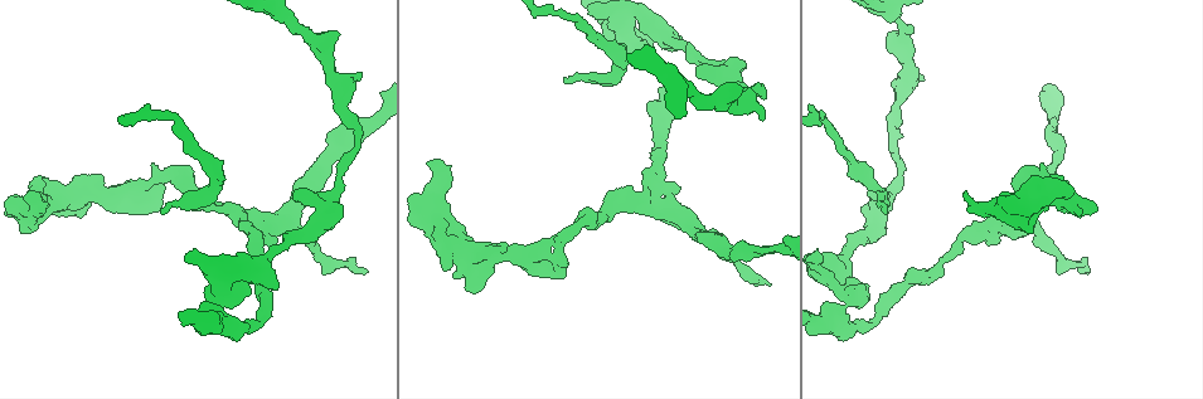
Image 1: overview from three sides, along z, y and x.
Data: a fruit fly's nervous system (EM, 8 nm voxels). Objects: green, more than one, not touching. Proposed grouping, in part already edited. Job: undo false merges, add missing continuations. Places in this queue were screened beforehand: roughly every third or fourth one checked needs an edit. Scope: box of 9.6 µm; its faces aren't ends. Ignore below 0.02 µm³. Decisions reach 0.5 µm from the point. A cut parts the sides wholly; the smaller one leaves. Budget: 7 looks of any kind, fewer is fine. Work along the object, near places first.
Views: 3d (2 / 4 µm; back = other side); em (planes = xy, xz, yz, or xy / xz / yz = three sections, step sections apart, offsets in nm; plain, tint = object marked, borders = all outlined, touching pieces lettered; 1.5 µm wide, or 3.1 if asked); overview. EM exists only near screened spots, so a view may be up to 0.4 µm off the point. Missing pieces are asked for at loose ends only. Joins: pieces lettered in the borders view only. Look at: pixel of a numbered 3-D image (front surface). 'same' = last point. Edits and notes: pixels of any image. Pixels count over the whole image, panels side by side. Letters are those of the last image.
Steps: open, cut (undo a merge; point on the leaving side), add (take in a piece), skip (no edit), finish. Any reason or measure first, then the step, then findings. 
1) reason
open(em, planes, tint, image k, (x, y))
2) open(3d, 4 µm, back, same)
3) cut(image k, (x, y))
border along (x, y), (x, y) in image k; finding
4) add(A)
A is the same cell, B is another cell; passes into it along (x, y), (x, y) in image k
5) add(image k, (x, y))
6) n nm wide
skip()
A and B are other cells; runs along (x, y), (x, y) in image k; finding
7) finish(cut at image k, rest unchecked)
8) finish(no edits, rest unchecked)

thin neck
open(3d, 4 µm, back, image 1, (260, 252))

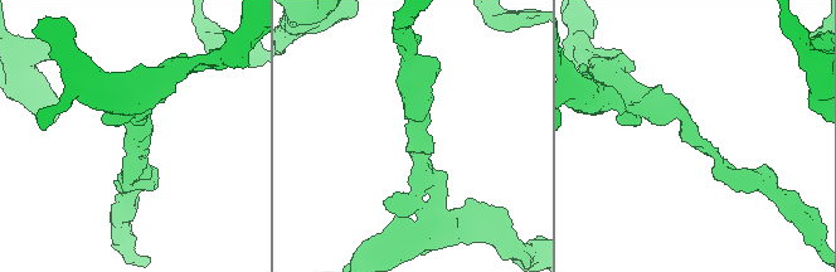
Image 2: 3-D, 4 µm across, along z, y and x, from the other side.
arms of 260, 280 nm; now the EM
open(em, yz, step 8, borders, image 2, (414, 128))

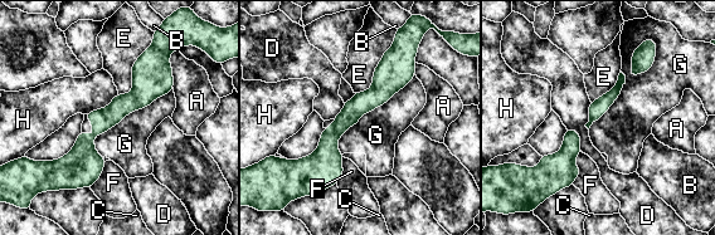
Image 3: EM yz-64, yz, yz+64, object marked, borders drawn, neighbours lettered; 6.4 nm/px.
skip()
A, B, C, D, E, F, G and H are other cells; runs along (159, 42), (152, 77), (90, 140), (90, 174) in image 3; all the same neuron

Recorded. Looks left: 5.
free end
open(em, planes, borders, image 1, (439, 161))

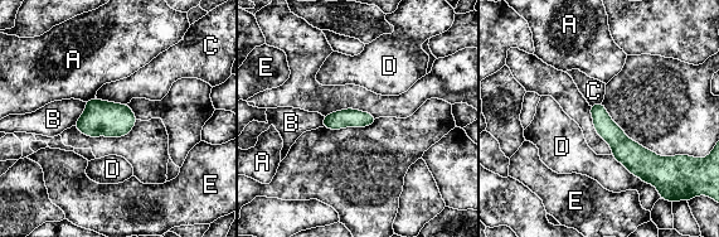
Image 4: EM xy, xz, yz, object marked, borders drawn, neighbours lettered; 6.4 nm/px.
skip()
A, B, C, D and E are other cells; border along (97, 97), (126, 105) in image 4; none of them fits

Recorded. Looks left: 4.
open(em, planes, plain, image 1, (770, 284))

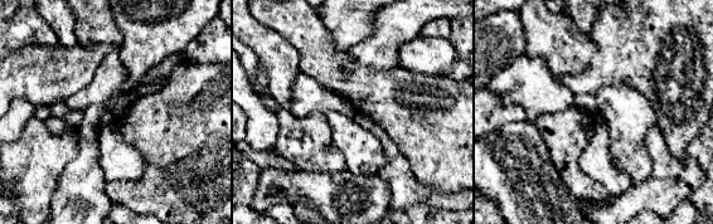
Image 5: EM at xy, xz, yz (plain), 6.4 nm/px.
what lies round it
open(em, planes, borders, same)

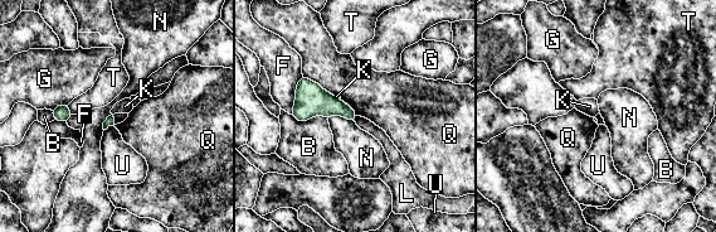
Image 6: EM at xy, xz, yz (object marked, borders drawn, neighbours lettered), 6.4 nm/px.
F touches over 260 nm
skip()
B, F, G, K, L, N, Q, T and U are other cells; border along (112, 115), (115, 124) in image 6; no lettered piece goes on from it

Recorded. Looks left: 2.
finish(no edits, rest unchecked)

